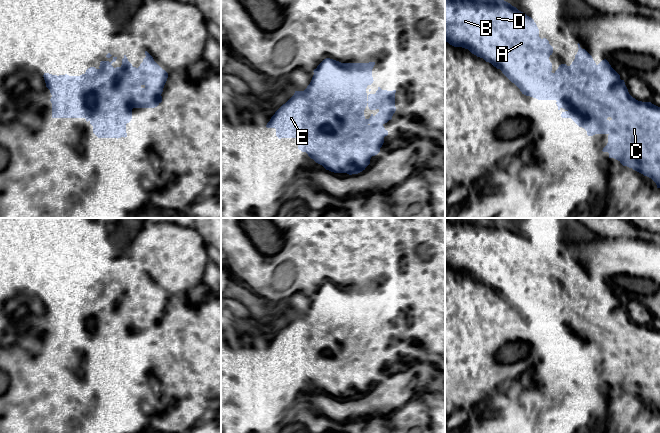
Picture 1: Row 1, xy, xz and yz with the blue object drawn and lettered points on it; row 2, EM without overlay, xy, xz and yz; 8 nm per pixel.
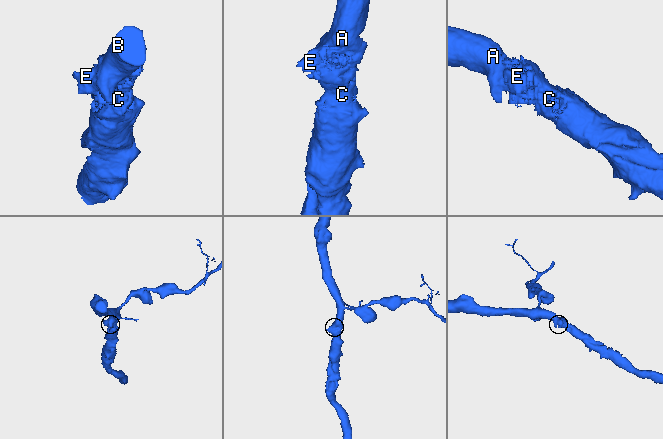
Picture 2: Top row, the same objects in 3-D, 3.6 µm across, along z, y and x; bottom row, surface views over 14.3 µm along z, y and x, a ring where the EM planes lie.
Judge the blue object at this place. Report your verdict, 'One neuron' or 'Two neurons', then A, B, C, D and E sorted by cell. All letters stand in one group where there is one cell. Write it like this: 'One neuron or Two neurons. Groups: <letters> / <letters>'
One neuron. Groups: A B C D E

